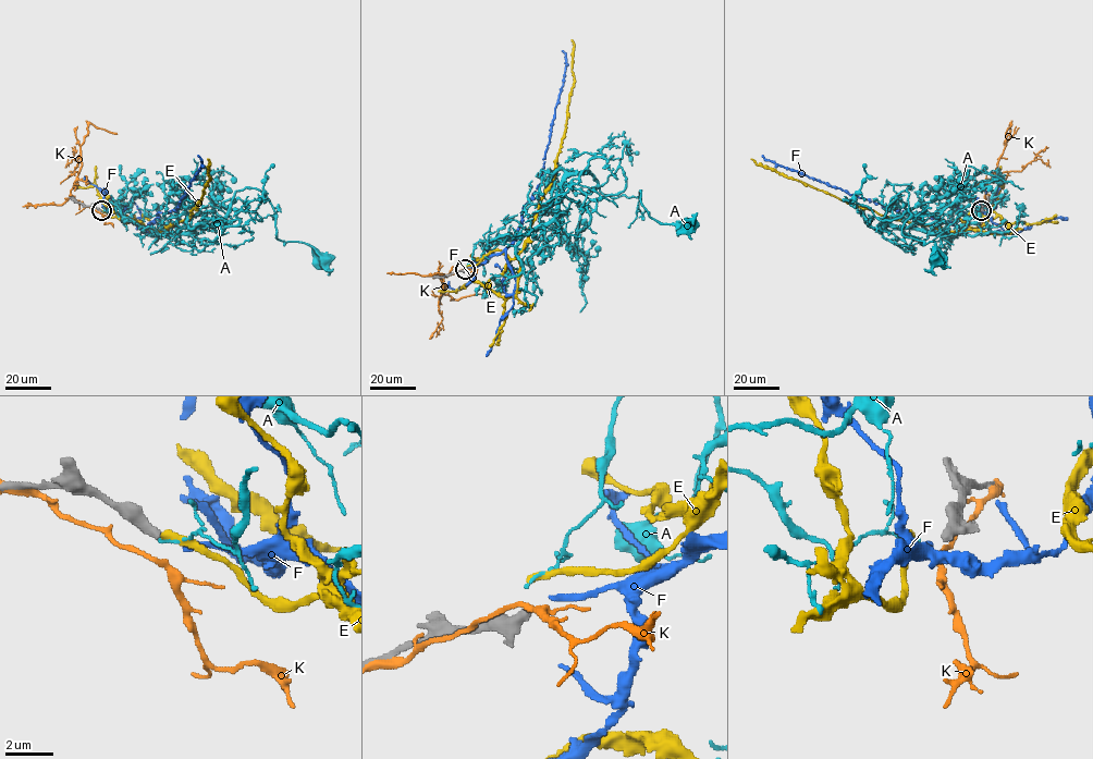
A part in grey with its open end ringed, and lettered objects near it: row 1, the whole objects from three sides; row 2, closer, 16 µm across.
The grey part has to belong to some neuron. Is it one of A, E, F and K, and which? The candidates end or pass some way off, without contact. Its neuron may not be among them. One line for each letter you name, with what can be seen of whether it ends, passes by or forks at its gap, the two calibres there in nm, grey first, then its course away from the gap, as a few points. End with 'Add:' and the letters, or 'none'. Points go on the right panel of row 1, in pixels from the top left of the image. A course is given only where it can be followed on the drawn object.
F: It ends there. Thickness 400 nm (grey) against 240 nm. Its course: (979, 211), (956, 227), (921, 211), (896, 210), (849, 194), (766, 160), (762, 155)
Add: F

